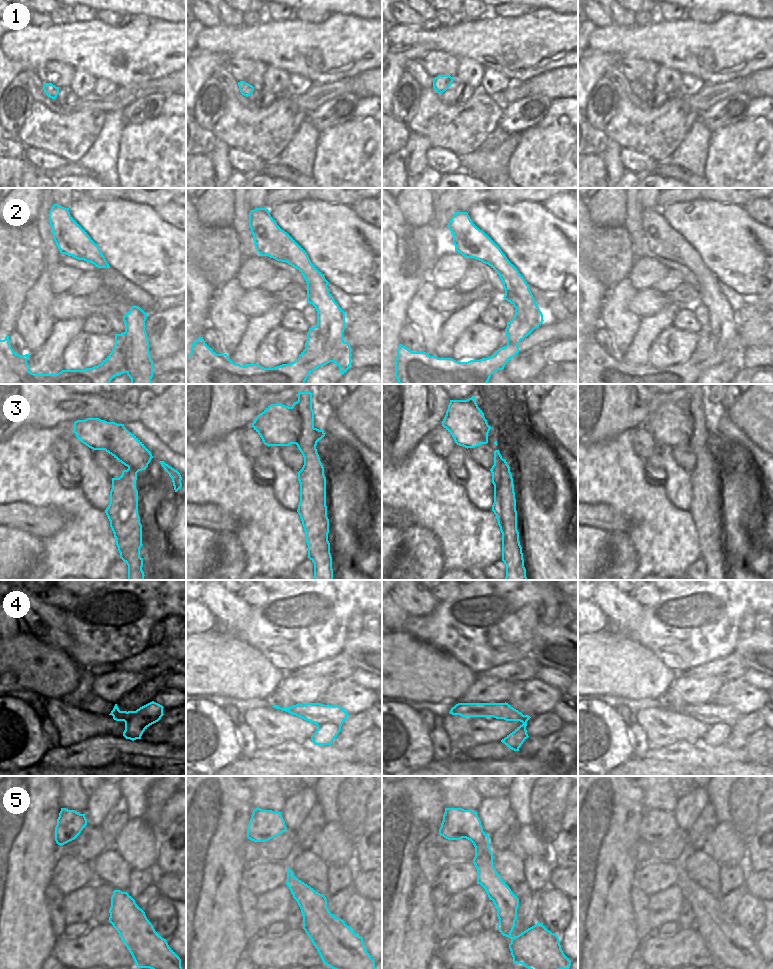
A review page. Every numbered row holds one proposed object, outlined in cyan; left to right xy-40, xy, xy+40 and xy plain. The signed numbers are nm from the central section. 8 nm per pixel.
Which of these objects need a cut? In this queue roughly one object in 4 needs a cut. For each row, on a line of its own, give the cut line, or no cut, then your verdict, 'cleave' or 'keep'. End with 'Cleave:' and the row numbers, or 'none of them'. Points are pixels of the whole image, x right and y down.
1: cut none; keep
2: cut xy-40 (125, 331), (126, 372); cleave
3: cut xy (291, 407), (303, 425), (302, 434), (296, 444); cleave
4: cut xy (320, 704), (320, 707), (326, 714), (326, 721), (317, 725); cleave
5: cut none; keep
Cleave: 2, 3, 4

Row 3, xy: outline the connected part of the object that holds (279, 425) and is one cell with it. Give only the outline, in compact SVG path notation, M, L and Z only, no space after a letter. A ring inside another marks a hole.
M283 404L268 406L256 417L252 427L268 447L297 444L304 429L296 411Z

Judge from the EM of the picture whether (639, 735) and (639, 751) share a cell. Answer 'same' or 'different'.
same

